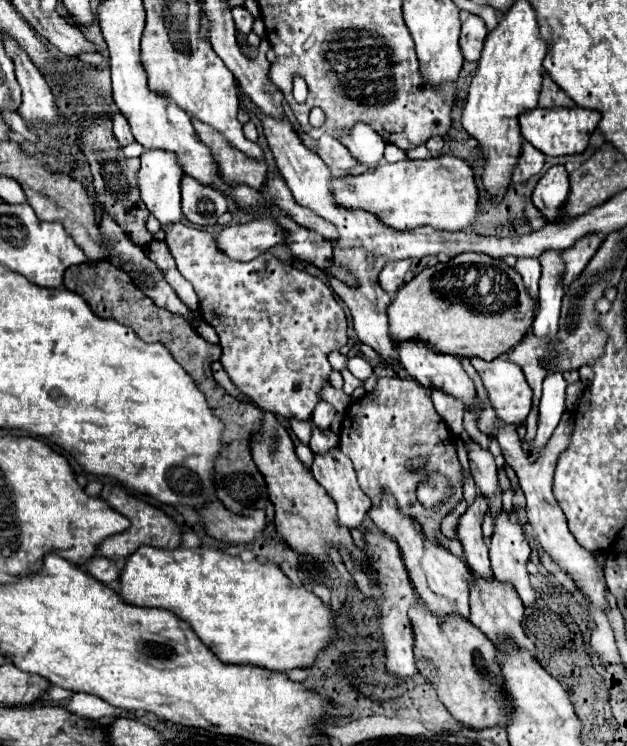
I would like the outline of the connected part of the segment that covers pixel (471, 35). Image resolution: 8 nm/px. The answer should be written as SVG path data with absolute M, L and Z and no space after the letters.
M470 14L464 20L462 34L460 34L460 52L462 52L464 60L472 60L472 62L480 60L486 36L488 36L488 28L486 28L484 20Z

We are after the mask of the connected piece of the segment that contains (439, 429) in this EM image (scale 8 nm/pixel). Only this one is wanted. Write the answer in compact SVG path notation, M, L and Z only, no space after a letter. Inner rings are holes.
M378 378L378 384L372 392L360 400L352 400L348 406L340 426L340 450L350 456L358 474L358 484L374 506L380 502L384 490L392 492L392 496L398 500L398 508L408 512L408 516L414 520L420 520L424 534L438 544L436 532L440 530L442 518L463 500L462 467L452 444L450 430L434 410L430 392L424 386L412 378ZM412 456L426 458L424 470L413 472L406 468L406 462ZM434 471L450 479L454 494L438 508L424 508L416 498L416 486L426 478L428 472Z

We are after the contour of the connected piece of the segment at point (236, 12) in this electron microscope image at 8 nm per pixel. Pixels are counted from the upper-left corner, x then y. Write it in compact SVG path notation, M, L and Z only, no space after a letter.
M234 6L234 8L232 8L232 16L234 16L234 22L236 22L236 30L238 30L242 36L250 34L252 24L254 24L256 18L254 18L244 6Z

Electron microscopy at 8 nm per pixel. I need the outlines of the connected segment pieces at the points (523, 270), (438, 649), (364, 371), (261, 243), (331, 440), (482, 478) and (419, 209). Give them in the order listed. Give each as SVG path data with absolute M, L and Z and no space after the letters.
M520 258L516 262L516 270L522 274L528 294L536 300L538 298L538 280L540 280L540 262L536 258Z
M422 600L408 610L408 616L416 638L418 670L436 686L438 698L444 702L448 712L468 728L482 730L486 726L504 726L508 718L508 700L502 696L502 674L494 660L494 644L462 616L448 614L446 620L438 618Z
M360 355L348 359L347 369L361 381L367 380L373 374L373 368Z
M254 218L248 224L232 224L214 234L216 248L232 260L248 262L286 240L286 232L270 218Z
M312 424L312 438L310 438L310 448L314 454L324 454L330 448L338 446L338 436L332 430L320 430Z
M468 442L466 450L468 450L468 460L470 460L470 474L474 476L480 494L492 500L498 486L498 476L496 476L498 468L494 464L494 456L476 442Z
M440 154L426 160L402 160L396 164L380 164L358 176L334 178L332 194L336 206L348 210L366 210L384 226L396 230L412 230L432 226L436 230L466 230L478 214L478 190L472 168L454 156Z

